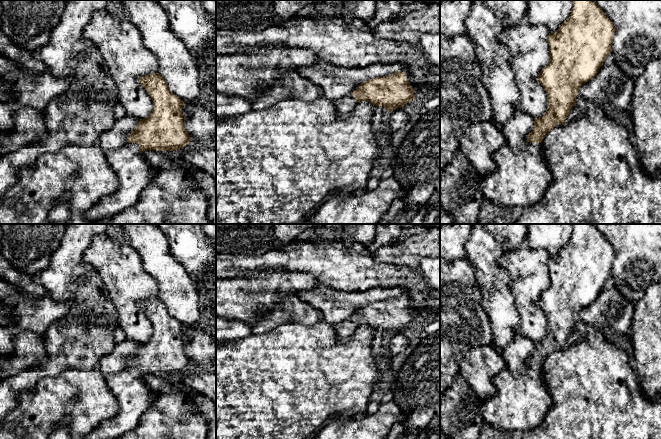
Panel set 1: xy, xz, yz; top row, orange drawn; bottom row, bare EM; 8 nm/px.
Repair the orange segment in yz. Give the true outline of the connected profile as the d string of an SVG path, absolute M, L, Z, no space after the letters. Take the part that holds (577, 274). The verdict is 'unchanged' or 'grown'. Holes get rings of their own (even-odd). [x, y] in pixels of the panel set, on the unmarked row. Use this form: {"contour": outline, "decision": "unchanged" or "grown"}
{"contour": "M571 224L572 233L568 243L562 247L555 257L549 257L549 287L541 294L537 300L537 305L543 310L547 318L546 337L534 343L534 352L527 359L525 374L519 379L515 379L509 370L503 369L494 377L495 394L488 401L483 402L483 417L486 422L506 433L514 431L527 431L538 427L550 409L553 399L548 392L542 375L542 366L546 358L556 351L563 348L567 343L572 331L576 328L576 320L580 311L594 302L605 282L612 275L613 259L615 251L612 245L606 240L602 233L593 224Z", "decision": "grown"}

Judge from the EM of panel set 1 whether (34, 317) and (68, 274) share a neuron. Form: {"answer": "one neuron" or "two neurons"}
{"answer": "two neurons"}

